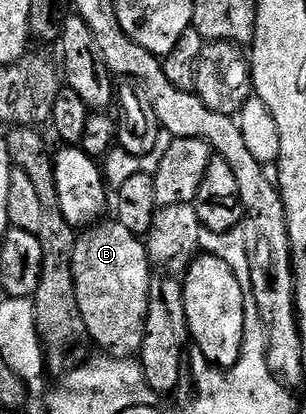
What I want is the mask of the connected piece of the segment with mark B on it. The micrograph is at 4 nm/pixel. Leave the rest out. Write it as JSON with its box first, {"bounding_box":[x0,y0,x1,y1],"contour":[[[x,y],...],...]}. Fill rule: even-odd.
{"bounding_box":[72,222,152,360],"contour":[[[98,222],[77,237],[72,254],[76,302],[83,316],[85,335],[102,347],[105,355],[116,360],[137,357],[142,351],[152,263],[146,245],[134,237],[135,229],[125,223]]]}

